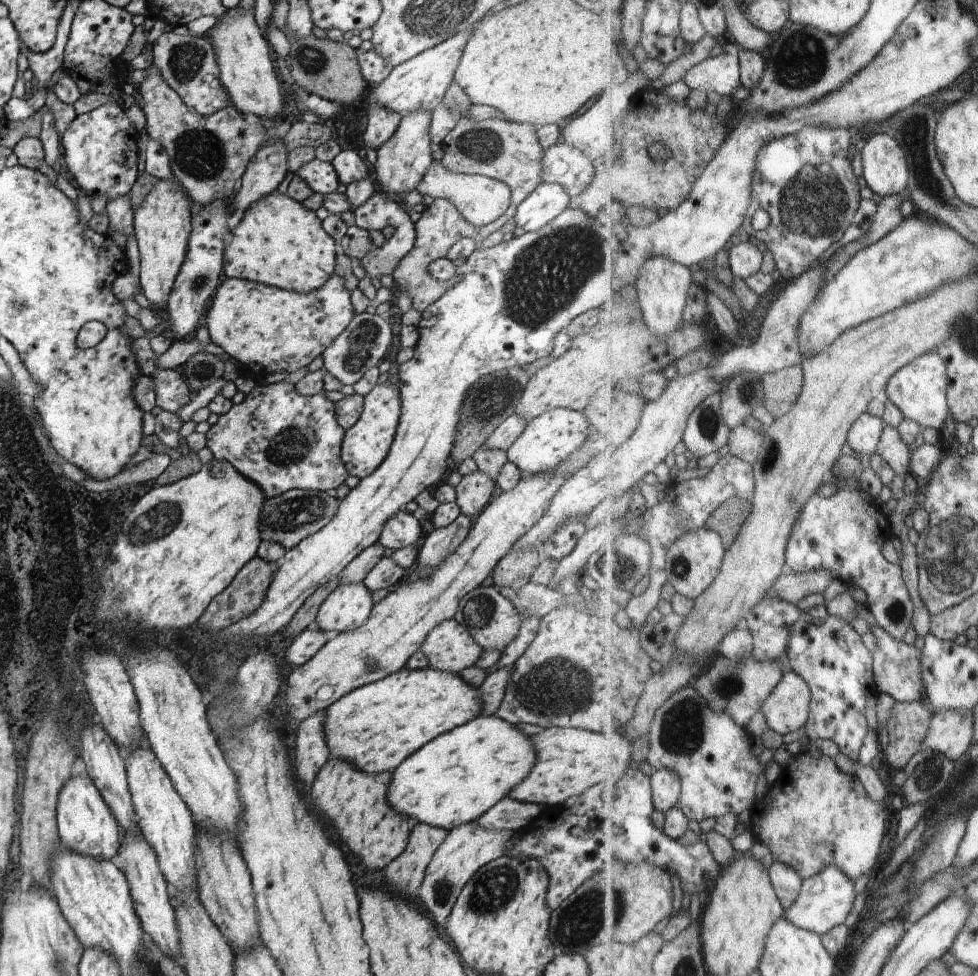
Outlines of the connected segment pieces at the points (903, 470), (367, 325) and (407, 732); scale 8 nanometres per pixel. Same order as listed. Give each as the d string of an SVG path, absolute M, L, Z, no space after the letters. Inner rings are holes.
M888 425L882 438L878 454L884 456L896 469L896 474L910 474L913 470L914 448L902 438L902 432Z
M371 313L355 314L346 330L324 350L323 368L342 384L356 384L366 371L378 366L387 358L392 344L392 330L389 320Z
M404 667L376 682L361 686L331 704L326 710L324 736L330 752L329 758L352 762L368 774L393 772L406 758L413 755L427 742L450 732L465 722L480 716L482 700L479 688L466 684L459 674L452 674L433 667L410 670Z

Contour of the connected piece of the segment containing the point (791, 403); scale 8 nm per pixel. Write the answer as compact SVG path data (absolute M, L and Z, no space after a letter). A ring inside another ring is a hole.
M802 364L775 373L766 373L764 388L768 400L765 408L776 420L786 416L800 400L804 384L806 384L806 369Z

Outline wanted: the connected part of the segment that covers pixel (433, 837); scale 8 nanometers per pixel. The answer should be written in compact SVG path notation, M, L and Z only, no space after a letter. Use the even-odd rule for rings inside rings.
M417 822L411 828L408 846L386 868L386 880L407 899L415 901L425 870L436 848L444 842L447 830Z

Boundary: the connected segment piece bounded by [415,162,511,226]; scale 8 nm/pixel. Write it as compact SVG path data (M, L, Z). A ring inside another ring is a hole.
M432 162L426 170L426 174L415 188L422 196L445 198L458 209L462 216L476 226L482 226L494 222L504 214L511 205L511 190L496 179L484 175L454 174L442 164Z

